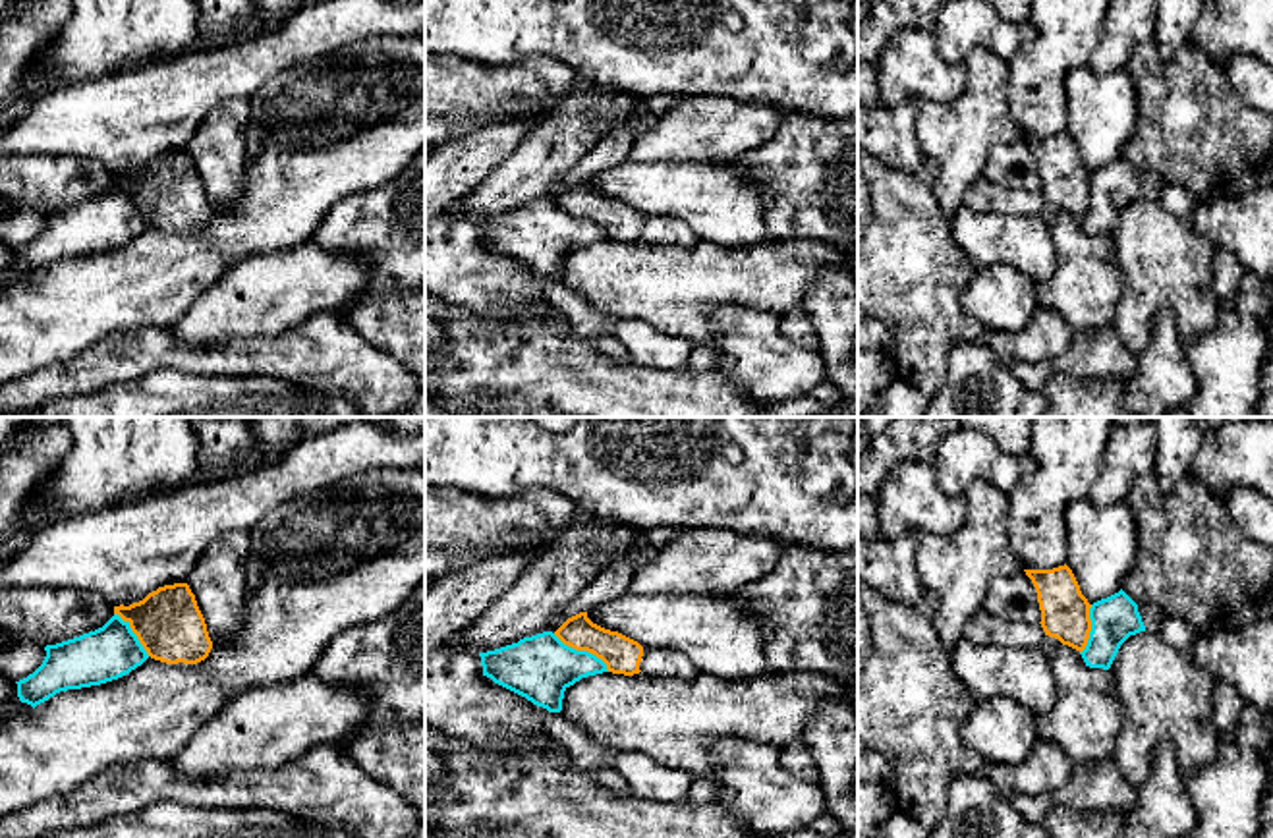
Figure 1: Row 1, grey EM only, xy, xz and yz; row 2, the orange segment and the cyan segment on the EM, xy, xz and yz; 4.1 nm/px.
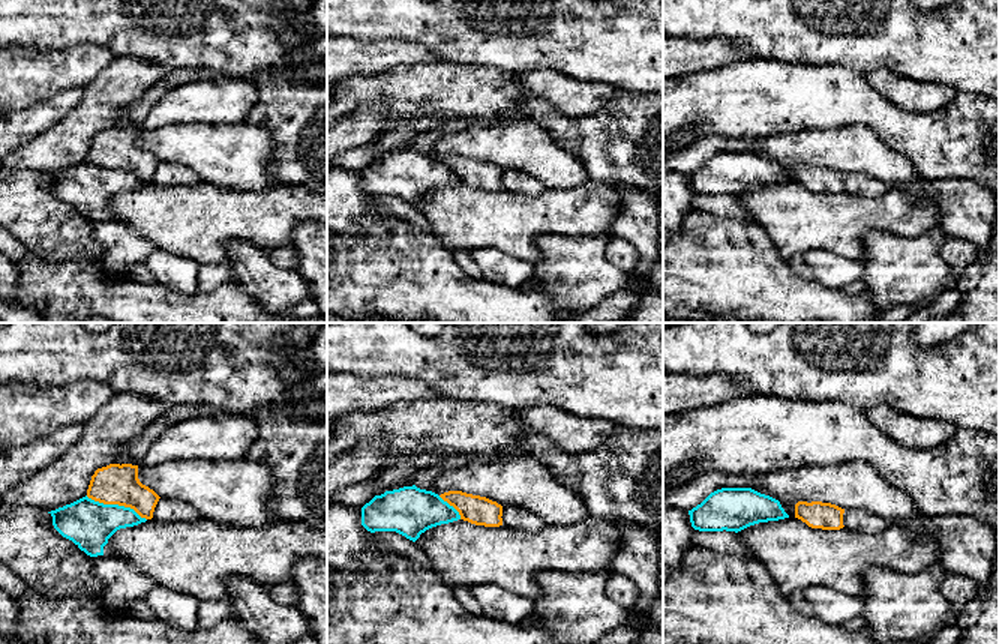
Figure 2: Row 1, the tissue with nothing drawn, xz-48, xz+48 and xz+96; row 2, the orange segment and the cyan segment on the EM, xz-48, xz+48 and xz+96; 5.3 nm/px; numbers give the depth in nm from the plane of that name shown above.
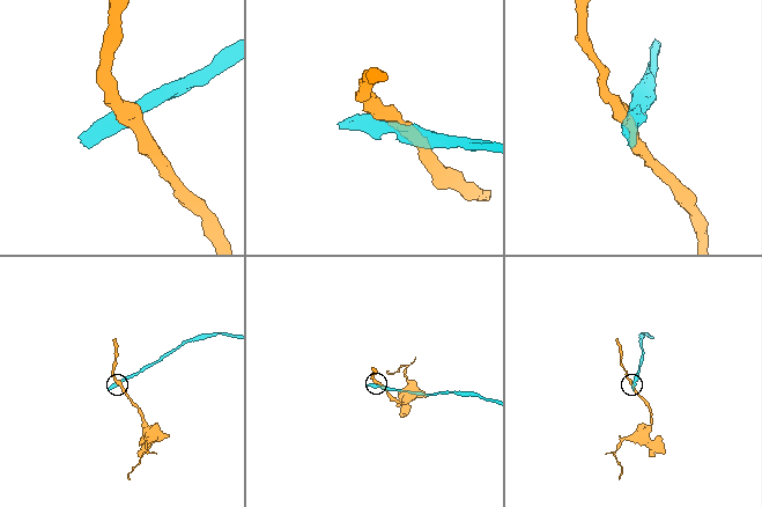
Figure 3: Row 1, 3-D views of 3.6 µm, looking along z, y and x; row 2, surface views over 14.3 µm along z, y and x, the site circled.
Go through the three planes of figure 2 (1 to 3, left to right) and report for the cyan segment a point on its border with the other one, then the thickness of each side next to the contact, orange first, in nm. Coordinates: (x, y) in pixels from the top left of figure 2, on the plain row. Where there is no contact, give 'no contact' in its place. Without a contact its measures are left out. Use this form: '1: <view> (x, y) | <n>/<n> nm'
1: xz-48 (116, 167) | 220/260 nm
2: xz+48 (452, 168) | 160/260 nm
3: no contact

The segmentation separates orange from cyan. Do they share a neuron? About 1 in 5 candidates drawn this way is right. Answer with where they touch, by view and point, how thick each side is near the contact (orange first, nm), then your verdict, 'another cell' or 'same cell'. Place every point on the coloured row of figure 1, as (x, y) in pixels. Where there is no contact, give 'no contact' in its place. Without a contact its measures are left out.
xz (582, 649) | 160/280 nm | another cell

